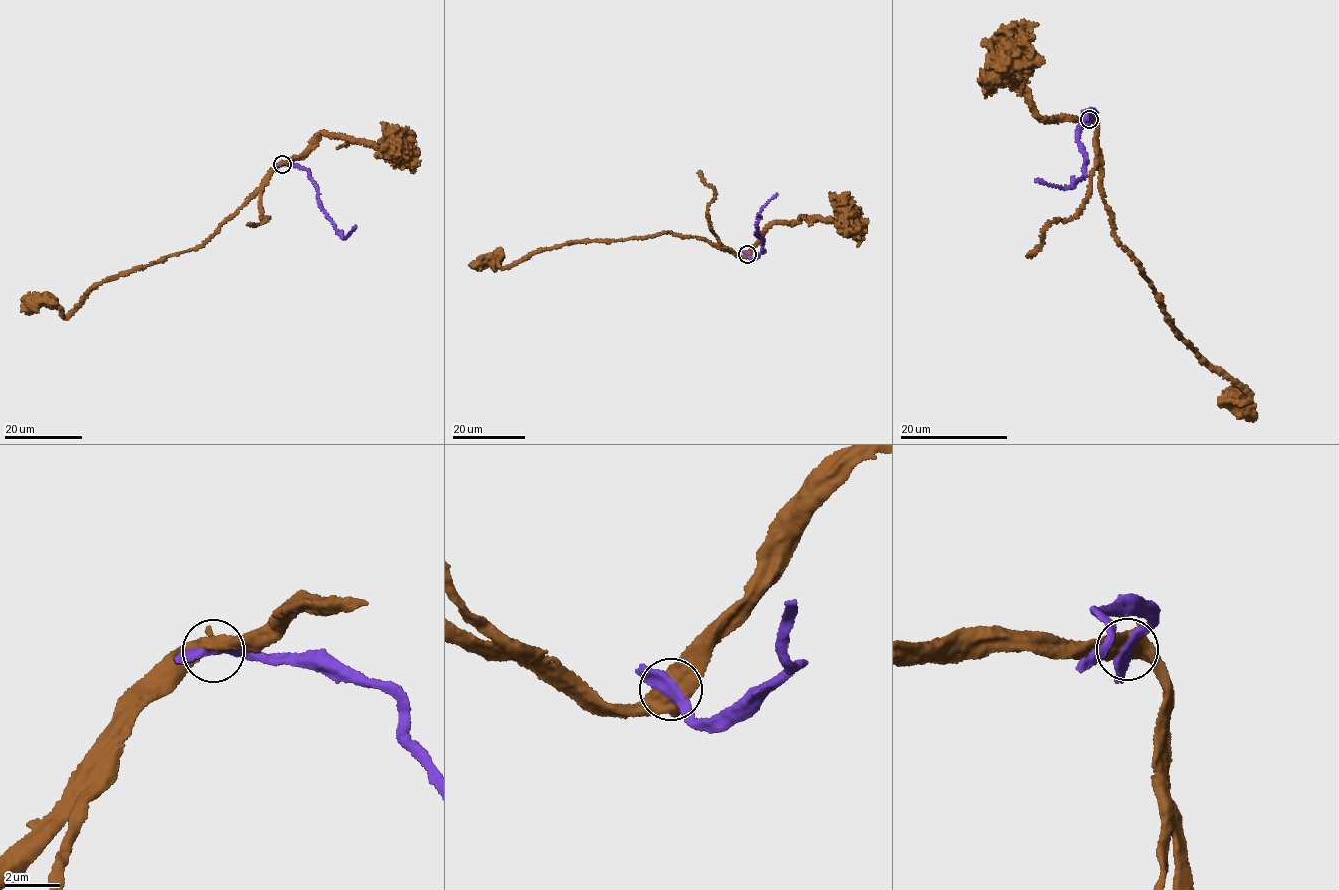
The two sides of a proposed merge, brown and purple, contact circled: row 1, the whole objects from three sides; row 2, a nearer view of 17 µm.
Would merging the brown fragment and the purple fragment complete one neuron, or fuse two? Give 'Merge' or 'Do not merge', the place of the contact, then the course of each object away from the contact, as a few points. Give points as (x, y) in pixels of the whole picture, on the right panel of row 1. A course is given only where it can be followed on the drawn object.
Do not merge. Place: (1089, 119). Course of brown: (1090, 119), (1119, 242), (1160, 295), (1169, 319), (1249, 396), (1226, 404), (1254, 418). Course of purple: (1090, 119), (1094, 115), (1088, 109), (1077, 133), (1077, 142), (1084, 154), (1085, 176), (1062, 188), (1035, 179)

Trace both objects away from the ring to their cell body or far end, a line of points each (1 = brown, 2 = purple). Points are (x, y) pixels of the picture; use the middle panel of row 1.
1: (747, 254), (663, 233), (586, 241), (501, 267), (500, 254), (494, 253), (469, 266)
2: (747, 254), (750, 258), (764, 251), (763, 238), (756, 234), (755, 226), (763, 207), (777, 194)

